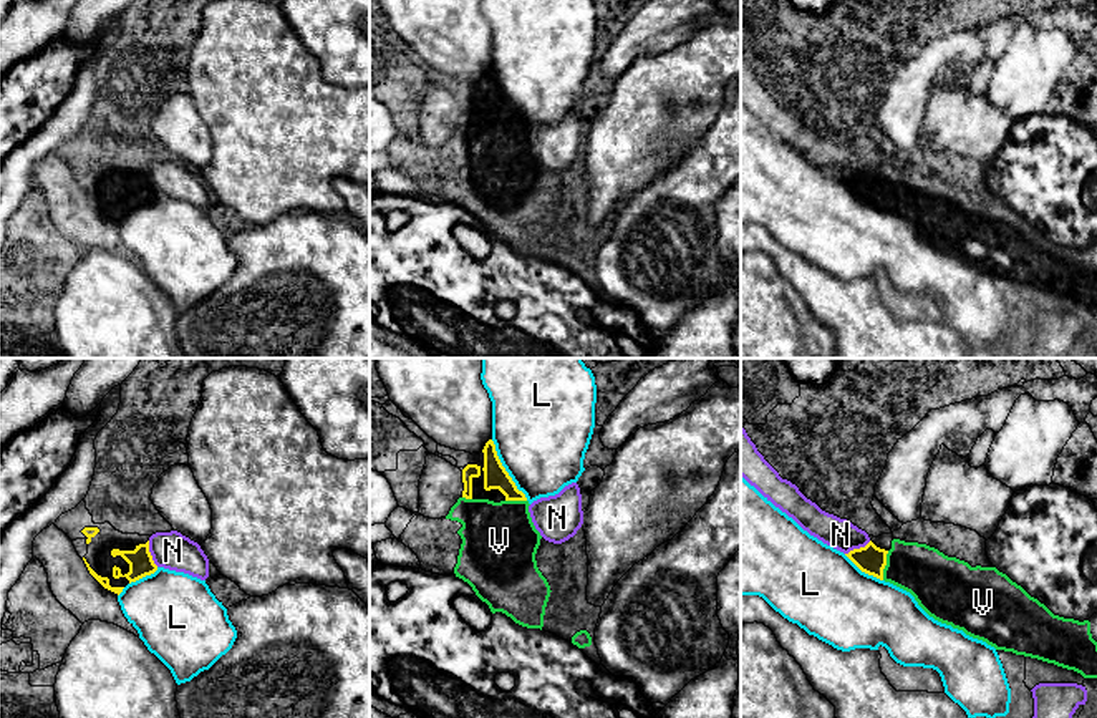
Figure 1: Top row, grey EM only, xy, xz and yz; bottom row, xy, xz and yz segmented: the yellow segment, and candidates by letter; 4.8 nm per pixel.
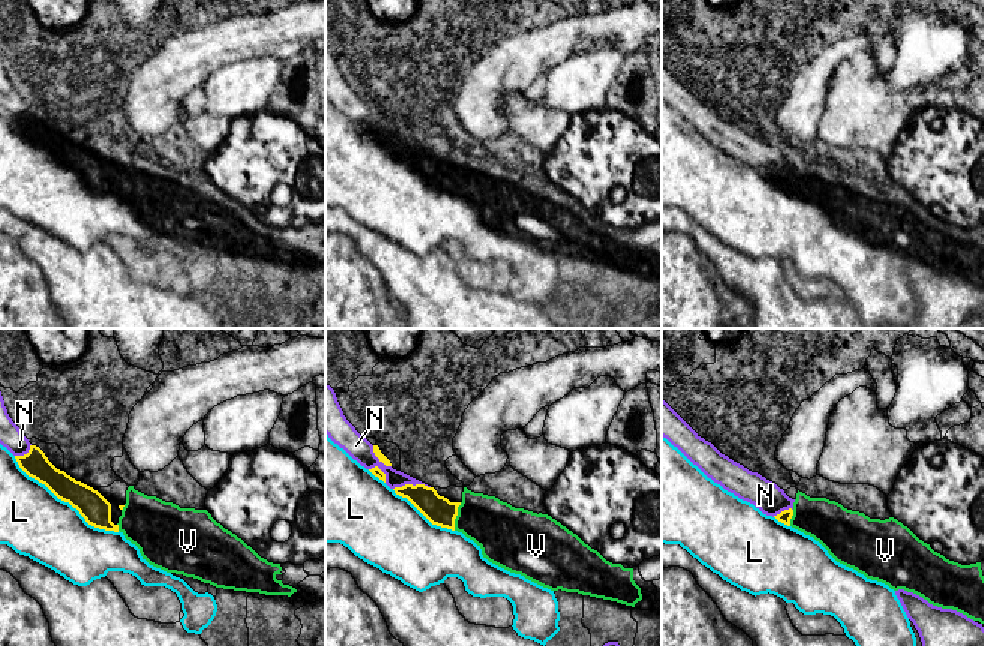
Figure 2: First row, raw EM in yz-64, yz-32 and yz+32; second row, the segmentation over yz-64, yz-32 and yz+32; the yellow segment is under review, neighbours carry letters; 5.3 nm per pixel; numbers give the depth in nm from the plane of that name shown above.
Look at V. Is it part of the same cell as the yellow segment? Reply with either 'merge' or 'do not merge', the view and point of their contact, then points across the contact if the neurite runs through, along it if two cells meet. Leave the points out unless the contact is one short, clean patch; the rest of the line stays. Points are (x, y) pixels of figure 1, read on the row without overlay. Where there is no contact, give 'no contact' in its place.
merge | yz (885, 193) | across yz (870, 188), (885, 193), (912, 194), (933, 208)

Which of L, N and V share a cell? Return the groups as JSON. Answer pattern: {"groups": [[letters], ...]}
{"groups": [["L"], ["N"], ["V"]]}

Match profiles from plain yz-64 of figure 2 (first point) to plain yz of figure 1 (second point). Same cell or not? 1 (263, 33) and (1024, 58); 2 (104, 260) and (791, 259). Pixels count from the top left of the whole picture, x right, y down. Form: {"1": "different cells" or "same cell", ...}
{"1": "different cells", "2": "same cell"}

